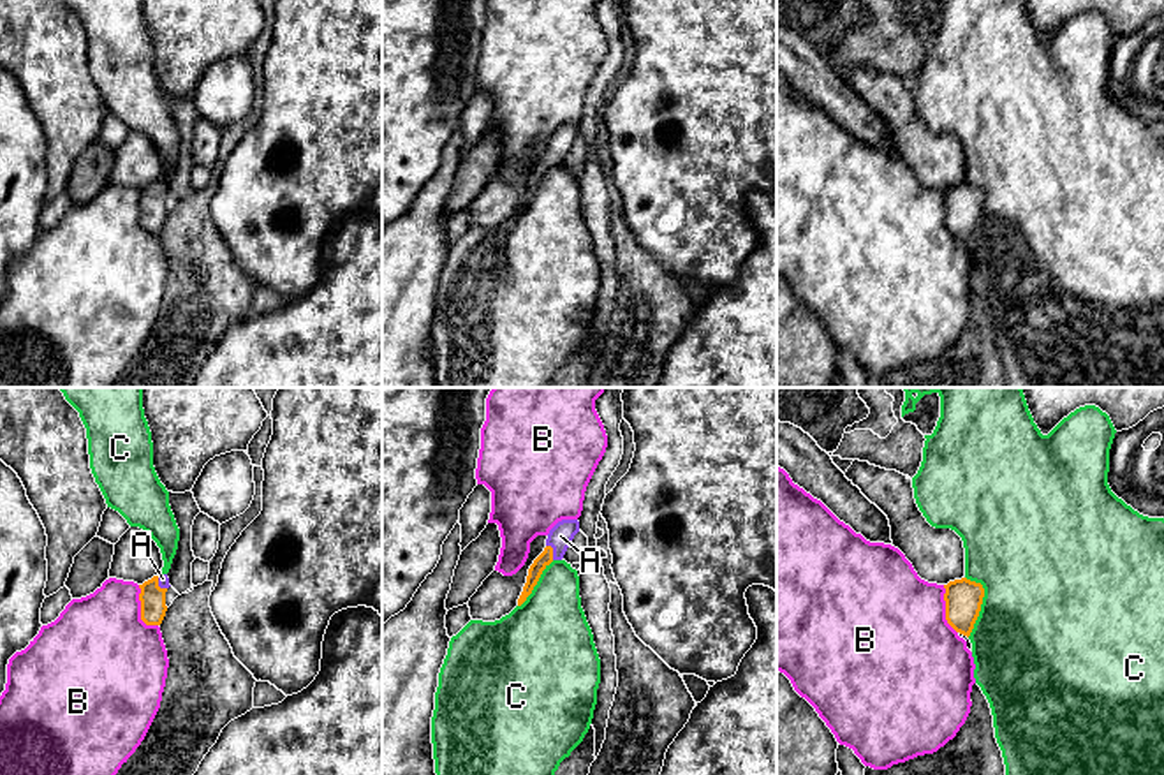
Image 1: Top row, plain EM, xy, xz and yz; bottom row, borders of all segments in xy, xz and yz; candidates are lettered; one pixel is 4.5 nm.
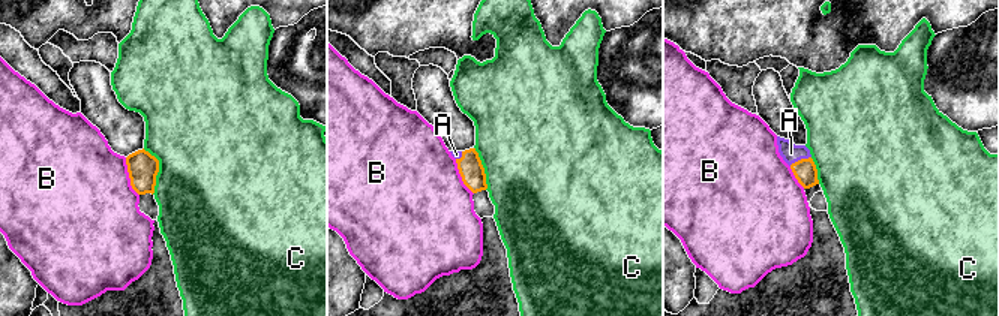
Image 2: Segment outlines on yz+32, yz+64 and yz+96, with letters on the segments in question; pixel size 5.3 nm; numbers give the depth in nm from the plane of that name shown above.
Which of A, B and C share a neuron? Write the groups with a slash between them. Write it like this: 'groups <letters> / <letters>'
groups A / B / C

